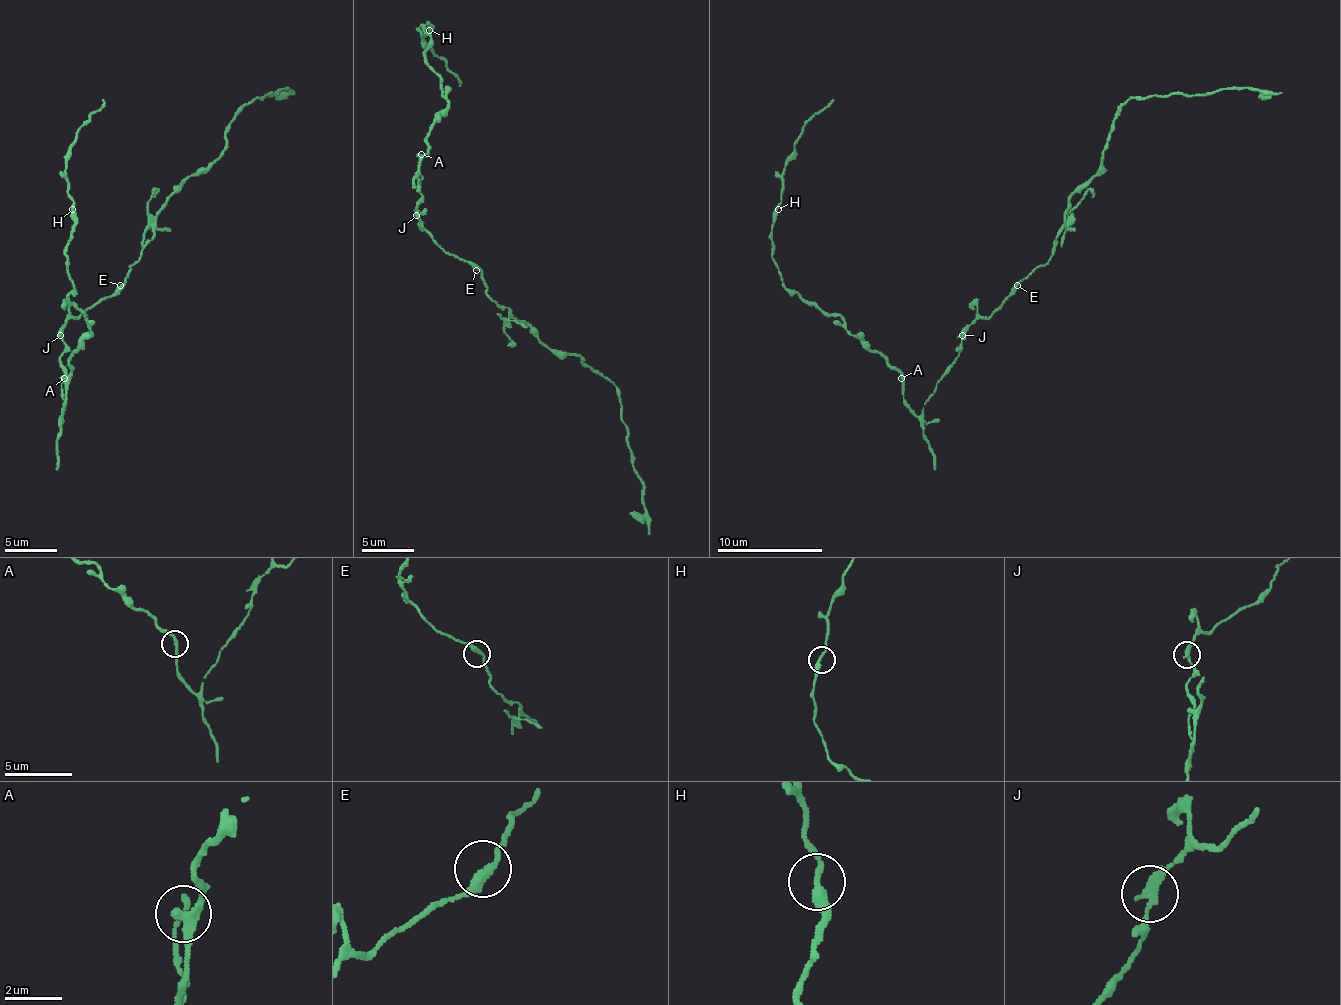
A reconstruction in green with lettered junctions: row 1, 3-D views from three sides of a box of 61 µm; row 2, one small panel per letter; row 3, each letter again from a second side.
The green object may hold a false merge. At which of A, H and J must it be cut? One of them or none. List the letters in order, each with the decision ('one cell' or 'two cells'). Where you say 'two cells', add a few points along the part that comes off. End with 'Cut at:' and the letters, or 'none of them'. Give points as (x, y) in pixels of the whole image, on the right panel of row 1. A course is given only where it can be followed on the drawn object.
A: one cell
H: one cell
J: two cells; foreign part runs (962, 335), (1051, 256), (1067, 201), (1099, 172), (1112, 120), (1130, 98), (1212, 93), (1230, 88), (1280, 93)
Cut at: J

